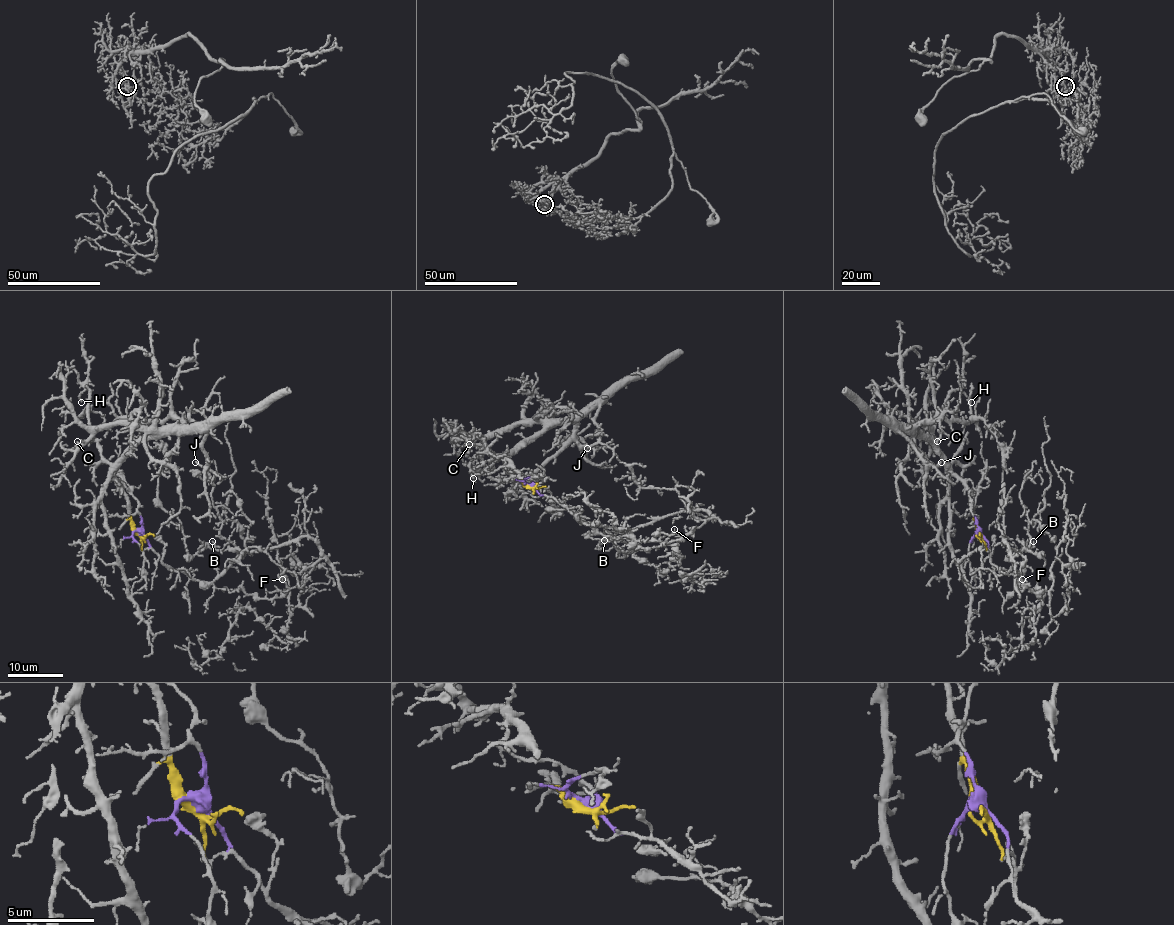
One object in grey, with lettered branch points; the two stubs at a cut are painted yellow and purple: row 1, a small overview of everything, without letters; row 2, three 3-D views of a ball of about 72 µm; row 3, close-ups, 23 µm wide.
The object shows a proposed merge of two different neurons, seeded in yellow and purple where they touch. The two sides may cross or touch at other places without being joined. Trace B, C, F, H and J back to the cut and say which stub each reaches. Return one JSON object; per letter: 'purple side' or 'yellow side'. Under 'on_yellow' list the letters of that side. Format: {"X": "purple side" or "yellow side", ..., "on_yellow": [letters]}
{"B": "purple side", "C": "yellow side", "F": "purple side", "H": "yellow side", "J": "yellow side", "on_yellow": ["C", "H", "J"]}

